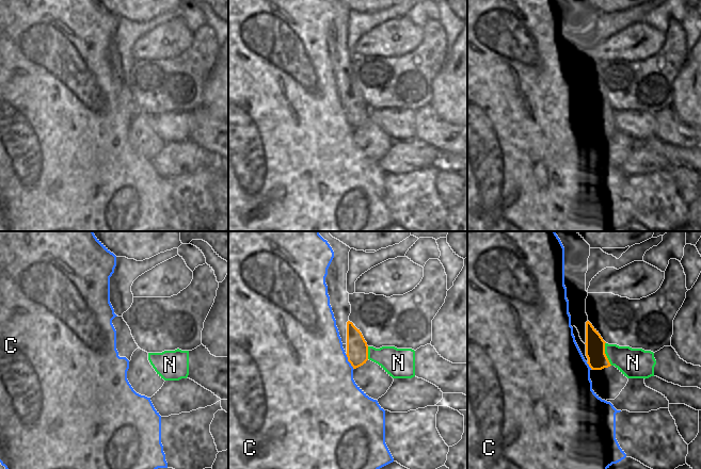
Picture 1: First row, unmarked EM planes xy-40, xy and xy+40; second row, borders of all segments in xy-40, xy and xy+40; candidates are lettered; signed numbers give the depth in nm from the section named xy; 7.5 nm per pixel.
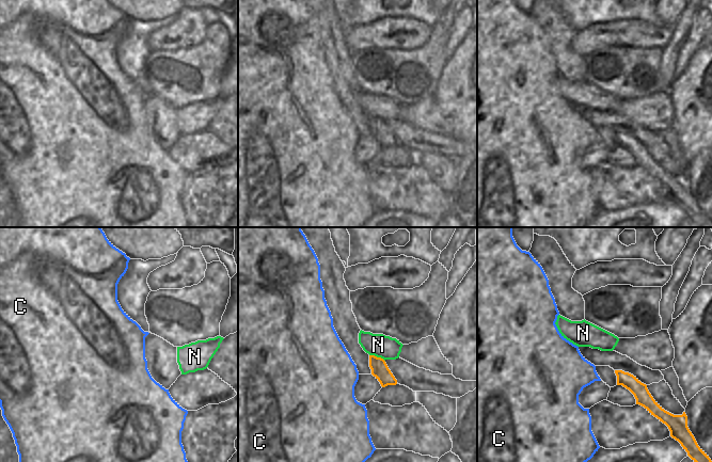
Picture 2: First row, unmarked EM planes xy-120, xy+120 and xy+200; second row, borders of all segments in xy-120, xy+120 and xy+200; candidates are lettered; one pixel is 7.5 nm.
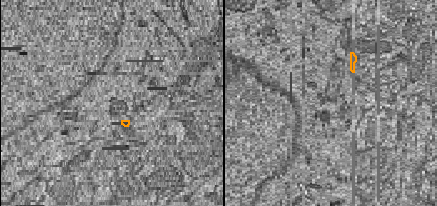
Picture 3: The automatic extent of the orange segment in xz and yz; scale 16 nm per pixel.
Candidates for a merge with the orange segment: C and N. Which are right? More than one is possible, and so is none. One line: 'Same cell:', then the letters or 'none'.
Same cell: none

